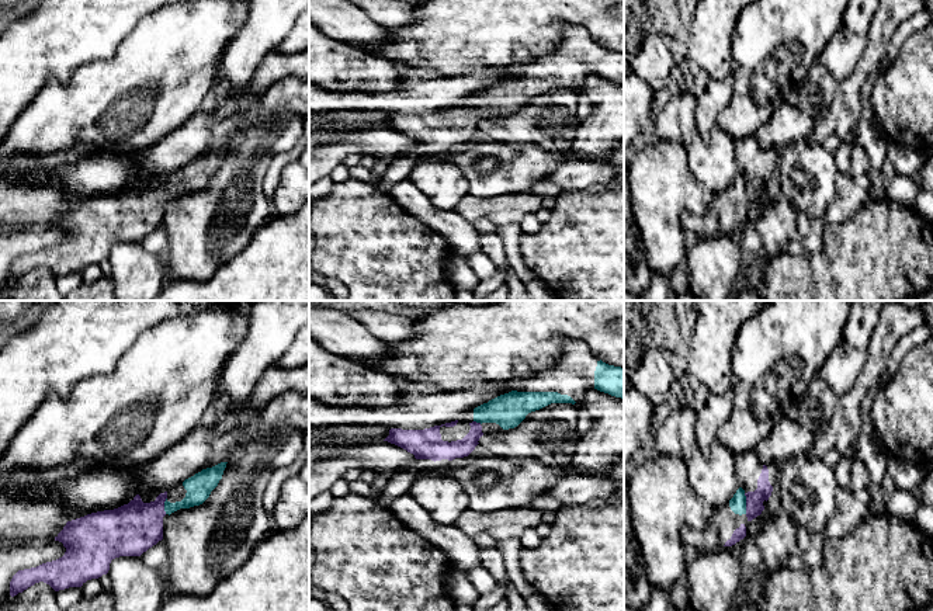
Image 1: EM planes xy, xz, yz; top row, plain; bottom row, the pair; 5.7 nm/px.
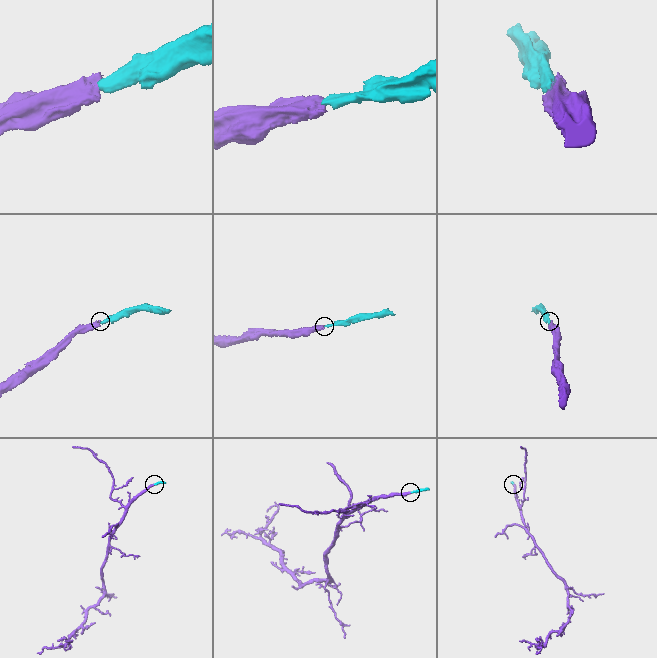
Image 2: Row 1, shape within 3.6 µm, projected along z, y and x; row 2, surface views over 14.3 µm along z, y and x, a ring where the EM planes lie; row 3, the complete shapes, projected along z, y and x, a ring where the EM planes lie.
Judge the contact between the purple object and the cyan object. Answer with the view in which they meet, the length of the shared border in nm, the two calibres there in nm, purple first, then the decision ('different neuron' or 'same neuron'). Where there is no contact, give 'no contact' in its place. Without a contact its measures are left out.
yz | 120 nm | 100/100 nm | same neuron

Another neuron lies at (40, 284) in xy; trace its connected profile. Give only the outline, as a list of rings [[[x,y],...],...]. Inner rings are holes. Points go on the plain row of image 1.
[[[39,267],[0,291],[0,301],[66,301],[58,291],[56,277]]]

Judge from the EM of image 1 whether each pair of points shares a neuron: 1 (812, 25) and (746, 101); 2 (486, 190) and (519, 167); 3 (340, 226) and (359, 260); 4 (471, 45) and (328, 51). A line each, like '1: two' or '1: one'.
1: one
2: one
3: one
4: two

